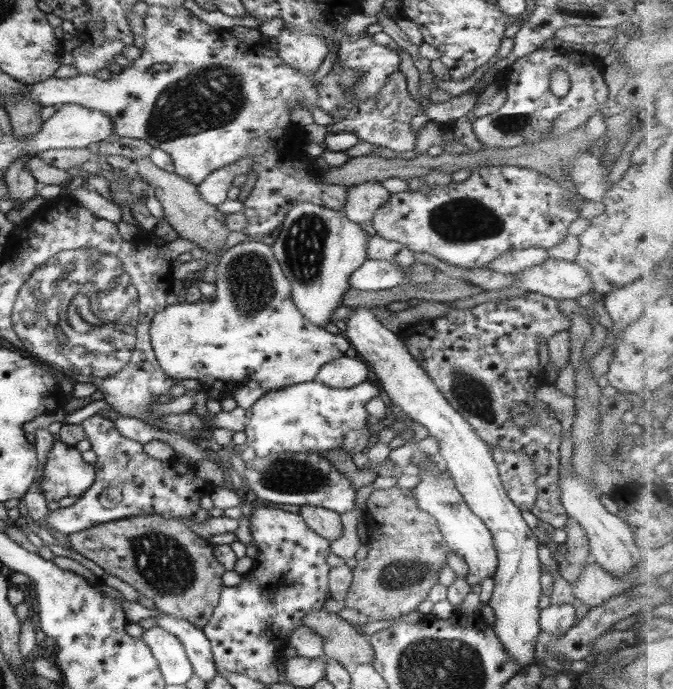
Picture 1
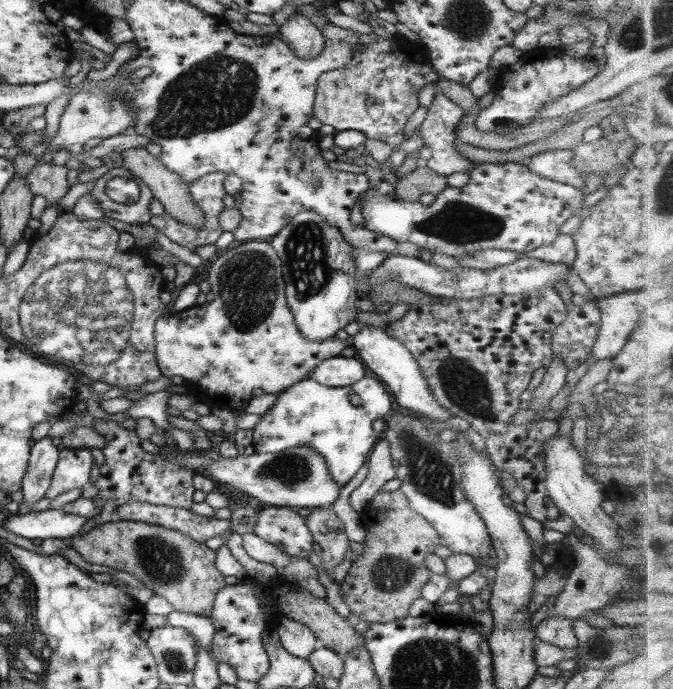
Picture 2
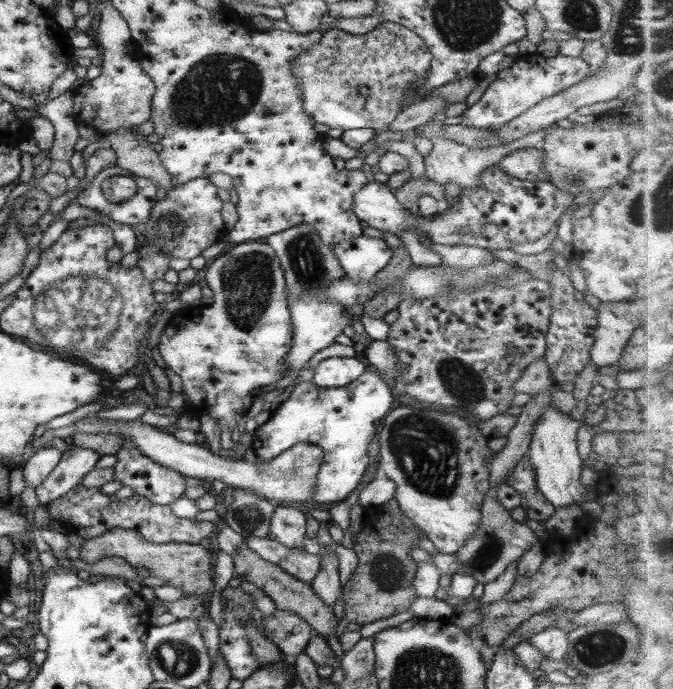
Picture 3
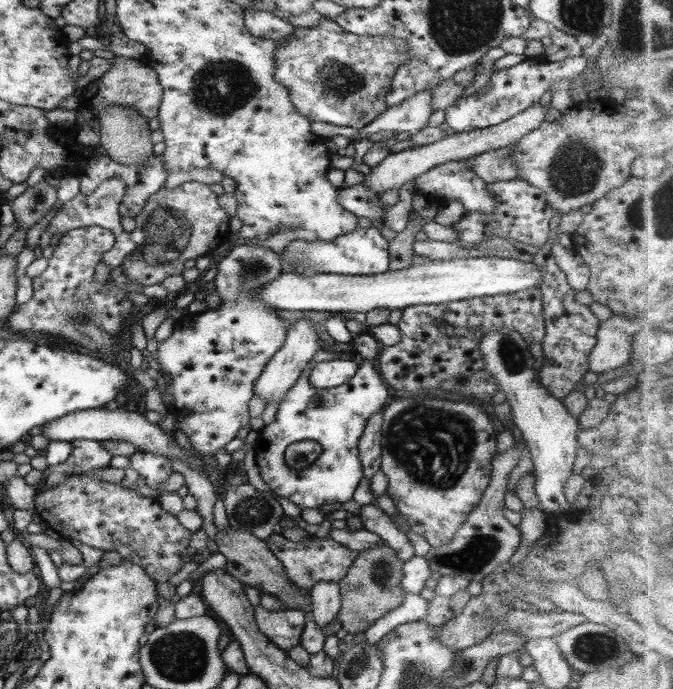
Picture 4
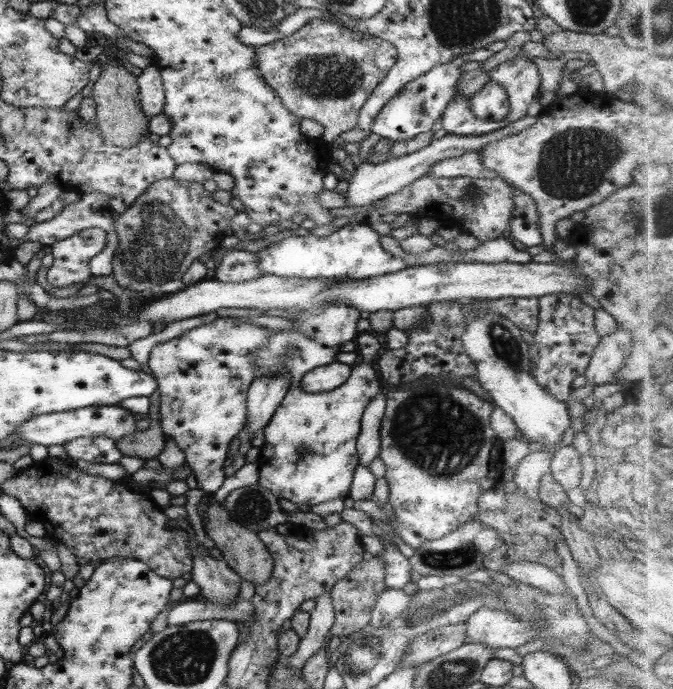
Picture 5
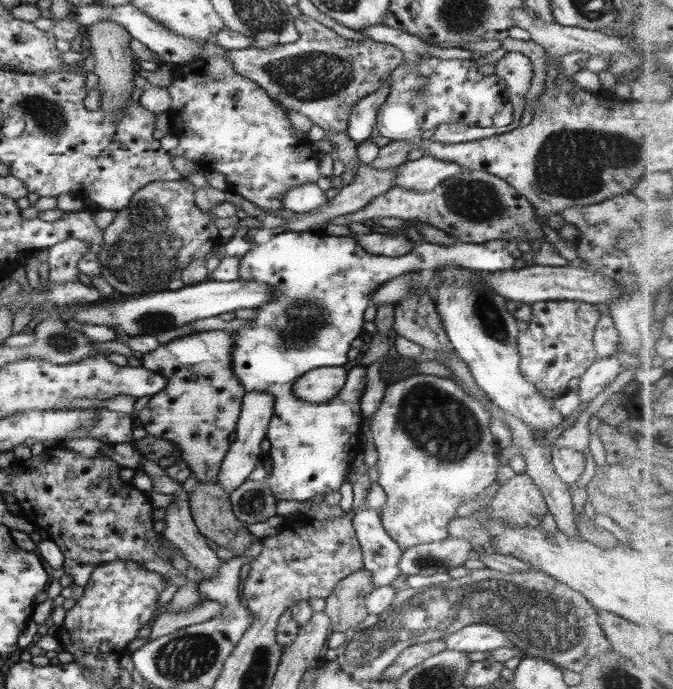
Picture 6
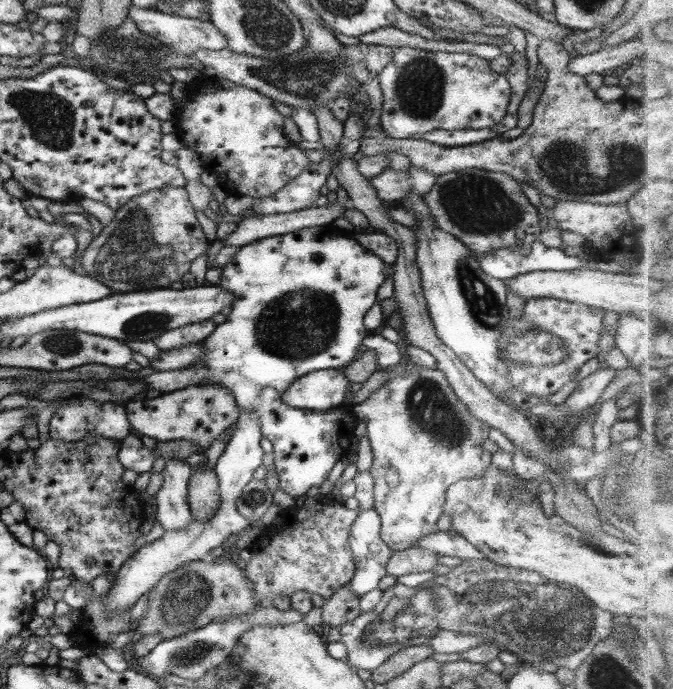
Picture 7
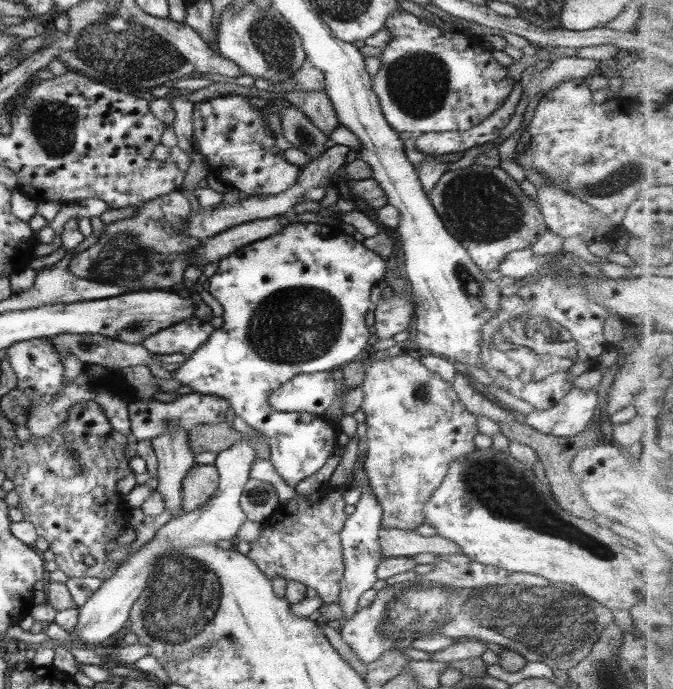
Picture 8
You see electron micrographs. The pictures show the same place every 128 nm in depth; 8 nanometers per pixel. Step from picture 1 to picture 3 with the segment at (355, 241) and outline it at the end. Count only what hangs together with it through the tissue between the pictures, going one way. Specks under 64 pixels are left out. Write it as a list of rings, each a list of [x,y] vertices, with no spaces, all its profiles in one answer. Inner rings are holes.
[[[300,223],[288,230],[283,230],[274,236],[267,236],[263,242],[268,243],[274,253],[278,256],[280,265],[284,270],[286,280],[287,300],[292,324],[292,348],[285,356],[285,372],[287,376],[290,372],[301,370],[304,365],[322,348],[336,343],[336,337],[343,334],[346,326],[353,326],[356,321],[364,325],[364,338],[370,340],[388,340],[390,325],[383,319],[372,318],[368,314],[348,317],[346,306],[342,304],[332,304],[326,300],[320,300],[318,295],[324,293],[328,284],[345,276],[344,270],[340,268],[336,256],[332,254],[334,245],[322,242],[320,233],[308,223]]]

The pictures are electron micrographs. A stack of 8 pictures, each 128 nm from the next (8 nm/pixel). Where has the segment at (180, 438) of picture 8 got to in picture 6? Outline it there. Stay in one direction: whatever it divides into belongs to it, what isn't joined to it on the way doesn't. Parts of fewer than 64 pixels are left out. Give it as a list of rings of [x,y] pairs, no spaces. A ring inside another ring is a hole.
[[[182,483],[179,490],[171,495],[173,496],[173,502],[165,506],[166,516],[163,520],[166,522],[166,527],[161,535],[170,541],[172,546],[182,551],[183,557],[199,571],[200,579],[210,580],[219,573],[219,568],[222,566],[224,560],[216,555],[216,551],[212,550],[212,548],[206,544],[206,538],[200,534],[201,532],[198,530],[191,515],[189,497],[182,488]]]

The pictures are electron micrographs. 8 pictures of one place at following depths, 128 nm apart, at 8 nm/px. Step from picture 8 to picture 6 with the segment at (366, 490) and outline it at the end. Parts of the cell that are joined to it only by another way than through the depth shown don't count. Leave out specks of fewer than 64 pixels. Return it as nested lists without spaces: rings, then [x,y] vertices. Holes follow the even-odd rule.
[[[358,509],[352,516],[356,540],[363,554],[363,567],[371,572],[376,587],[390,586],[400,574],[403,550],[390,538],[376,509]]]

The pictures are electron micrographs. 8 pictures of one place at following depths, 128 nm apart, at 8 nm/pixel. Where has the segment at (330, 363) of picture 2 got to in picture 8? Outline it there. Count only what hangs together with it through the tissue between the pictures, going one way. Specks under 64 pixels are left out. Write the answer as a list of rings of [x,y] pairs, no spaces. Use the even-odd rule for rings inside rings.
[[[324,371],[312,374],[299,374],[284,383],[280,388],[276,388],[270,397],[268,397],[268,404],[272,410],[278,410],[278,412],[288,413],[308,413],[318,415],[326,413],[334,401],[336,401],[336,388],[337,381],[332,379],[331,371]]]

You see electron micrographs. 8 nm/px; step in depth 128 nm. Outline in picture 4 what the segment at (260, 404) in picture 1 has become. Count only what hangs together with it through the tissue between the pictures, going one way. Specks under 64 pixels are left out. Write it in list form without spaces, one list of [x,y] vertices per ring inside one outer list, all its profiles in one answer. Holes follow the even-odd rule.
[[[334,316],[328,318],[324,326],[336,343],[350,344],[352,351],[363,357],[364,363],[358,367],[356,374],[335,388],[314,388],[309,381],[312,368],[308,364],[296,384],[288,390],[284,402],[279,404],[275,420],[260,430],[259,443],[253,447],[264,482],[276,495],[288,498],[301,509],[353,499],[354,491],[364,477],[358,450],[360,437],[367,420],[383,411],[390,402],[388,385],[374,363],[384,346],[367,331],[359,335],[350,333],[346,320]],[[300,441],[316,441],[322,451],[314,464],[296,470],[284,462],[284,453],[288,445]]]

